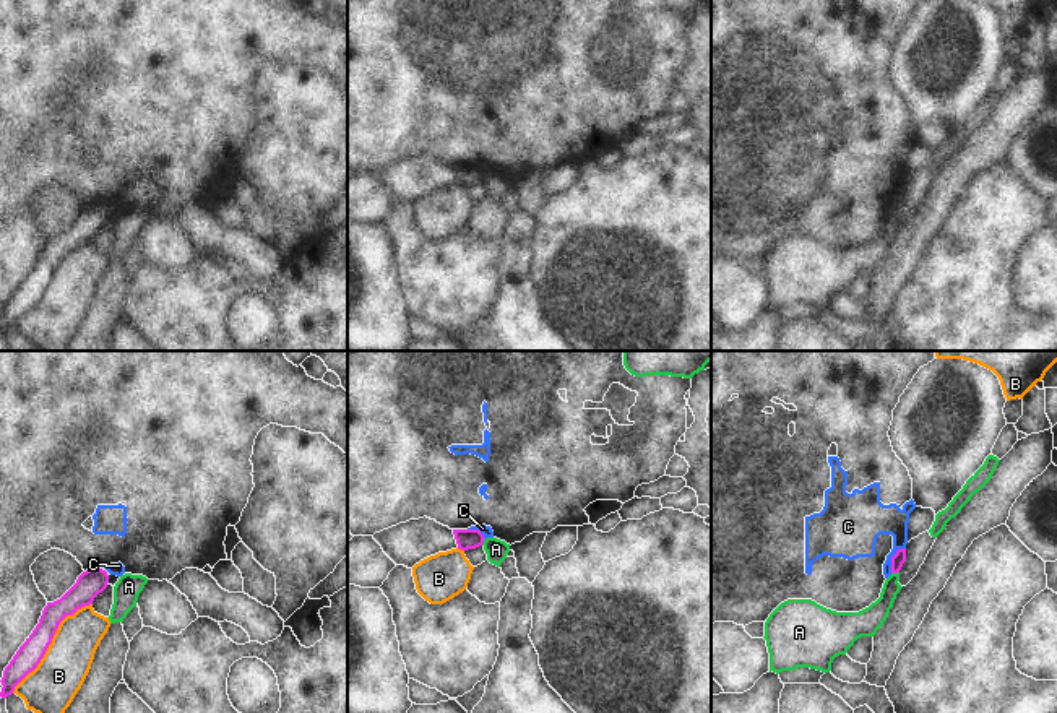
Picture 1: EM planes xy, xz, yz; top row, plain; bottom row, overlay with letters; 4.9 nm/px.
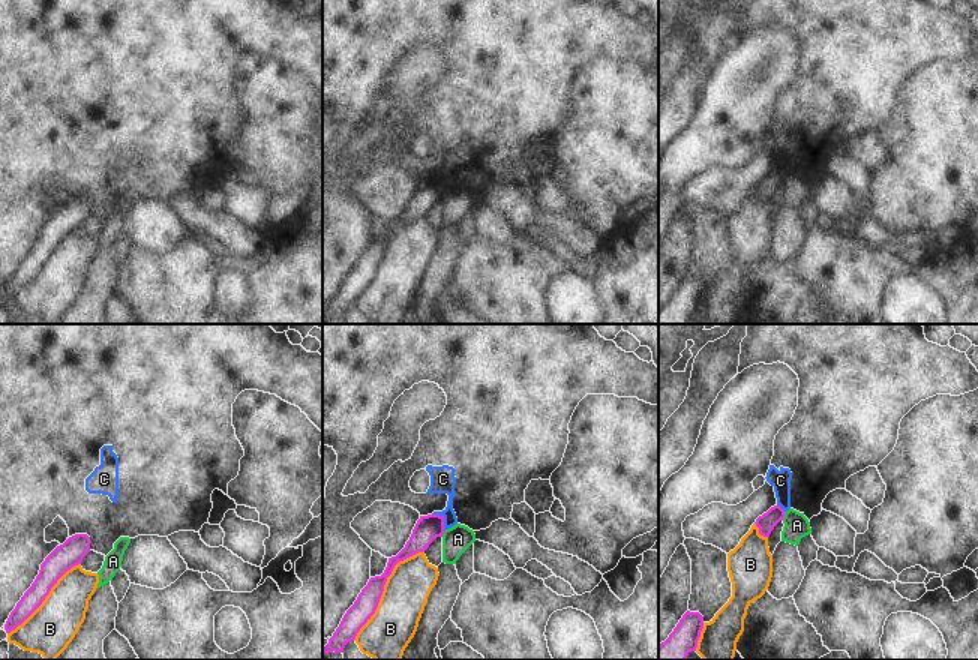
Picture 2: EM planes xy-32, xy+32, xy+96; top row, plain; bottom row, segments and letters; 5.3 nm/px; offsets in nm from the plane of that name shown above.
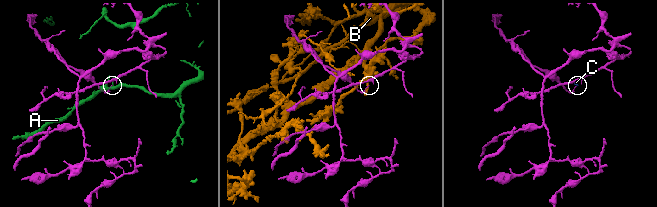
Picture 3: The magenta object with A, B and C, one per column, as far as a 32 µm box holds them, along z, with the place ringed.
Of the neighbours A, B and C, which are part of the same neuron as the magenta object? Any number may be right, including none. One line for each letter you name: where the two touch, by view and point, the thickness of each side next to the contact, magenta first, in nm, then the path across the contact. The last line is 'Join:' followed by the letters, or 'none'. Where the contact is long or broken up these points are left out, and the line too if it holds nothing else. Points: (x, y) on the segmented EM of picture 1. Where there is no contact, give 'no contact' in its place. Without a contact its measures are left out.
Join: none

